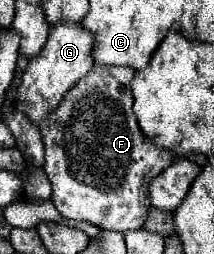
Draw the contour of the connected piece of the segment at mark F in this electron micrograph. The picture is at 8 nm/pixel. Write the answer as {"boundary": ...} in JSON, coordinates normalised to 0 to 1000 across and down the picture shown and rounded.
{"boundary":[[[523,260],[439,268],[411,299],[374,307],[290,386],[290,402],[224,449],[224,465],[187,488],[187,528],[215,591],[206,677],[243,724],[243,803],[299,858],[393,866],[486,906],[645,906],[673,890],[673,866],[701,827],[692,724],[720,693],[738,693],[785,646],[804,646],[813,606],[776,583],[729,575],[692,535],[664,528],[636,449],[617,433],[617,370],[607,323],[626,307],[617,268]]]}

